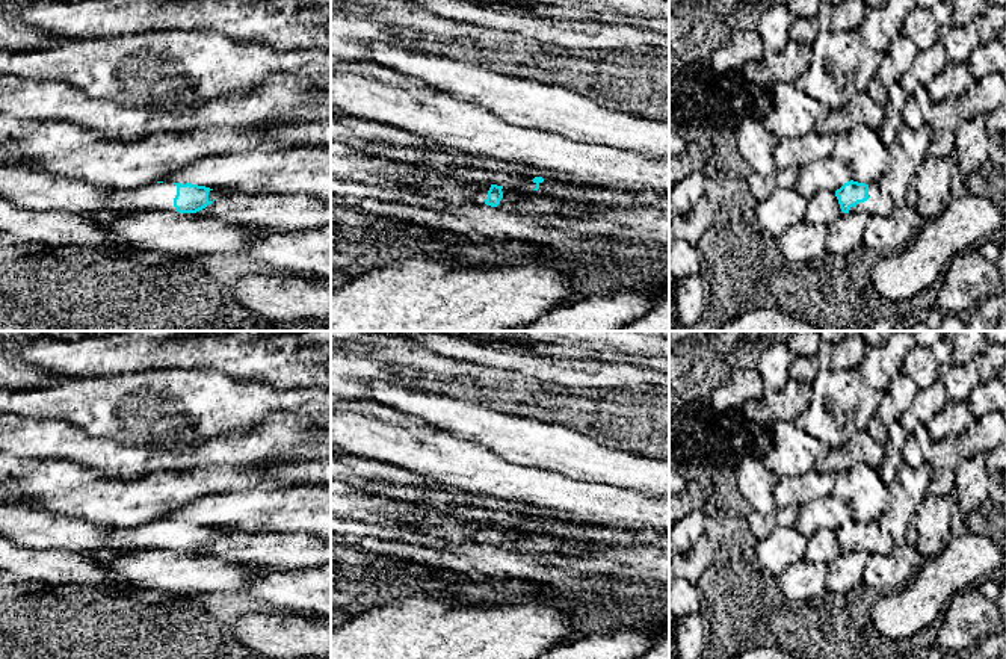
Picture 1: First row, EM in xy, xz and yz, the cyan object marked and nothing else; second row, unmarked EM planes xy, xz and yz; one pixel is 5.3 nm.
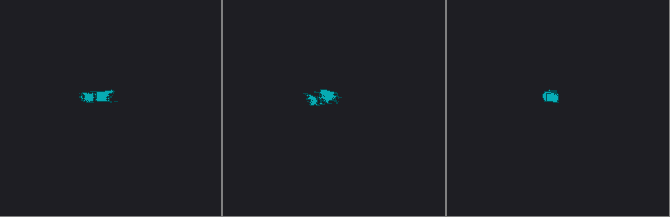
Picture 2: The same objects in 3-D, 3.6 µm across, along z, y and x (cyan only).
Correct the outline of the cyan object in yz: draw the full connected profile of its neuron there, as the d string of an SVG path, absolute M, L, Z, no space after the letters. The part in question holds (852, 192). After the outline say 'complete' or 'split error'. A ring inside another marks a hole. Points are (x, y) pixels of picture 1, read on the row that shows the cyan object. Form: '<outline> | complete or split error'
M847 181L835 190L843 213L867 213L869 216L890 216L894 203L878 183Z | split error

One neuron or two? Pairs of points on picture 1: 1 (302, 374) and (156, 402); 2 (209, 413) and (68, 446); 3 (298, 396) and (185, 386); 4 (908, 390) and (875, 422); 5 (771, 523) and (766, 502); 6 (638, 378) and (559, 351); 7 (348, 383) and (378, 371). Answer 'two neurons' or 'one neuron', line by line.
1: two neurons
2: two neurons
3: one neuron
4: one neuron
5: two neurons
6: two neurons
7: one neuron

